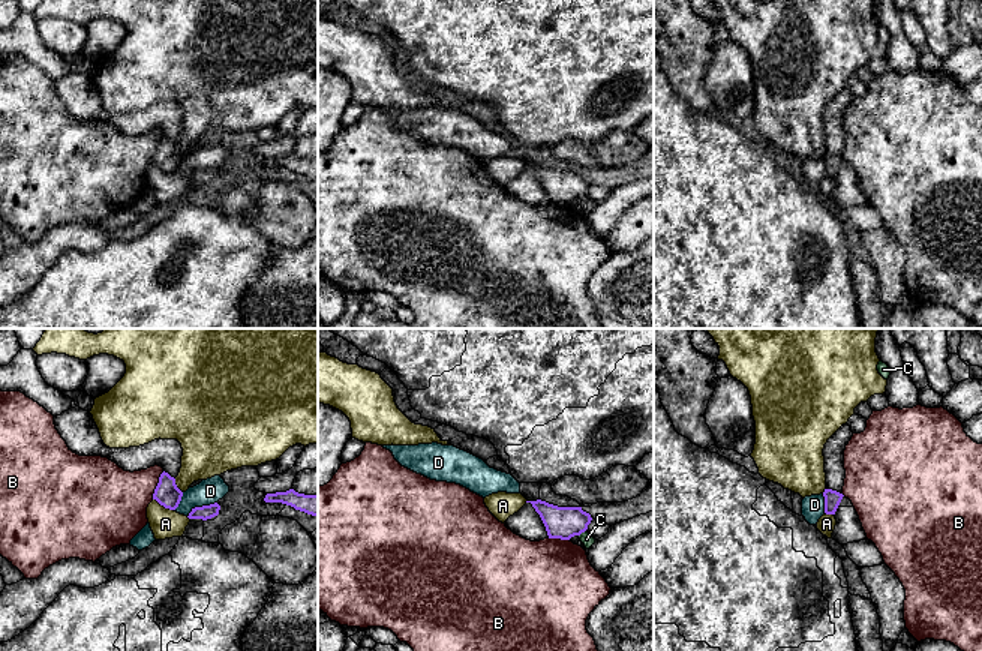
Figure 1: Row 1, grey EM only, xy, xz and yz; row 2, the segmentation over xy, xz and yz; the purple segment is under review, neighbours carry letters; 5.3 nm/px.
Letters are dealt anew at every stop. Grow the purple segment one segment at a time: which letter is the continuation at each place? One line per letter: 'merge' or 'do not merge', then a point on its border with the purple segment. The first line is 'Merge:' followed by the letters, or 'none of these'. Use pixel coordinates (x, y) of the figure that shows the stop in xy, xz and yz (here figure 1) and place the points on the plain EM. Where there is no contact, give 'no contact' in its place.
Merge: none of these
A: do not merge; meets purple in xy at (164, 170)
B: do not merge; meets purple in xy at (158, 149)
C: do not merge; meets purple in xz at (582, 195)
D: do not merge; meets purple in xy at (203, 170)

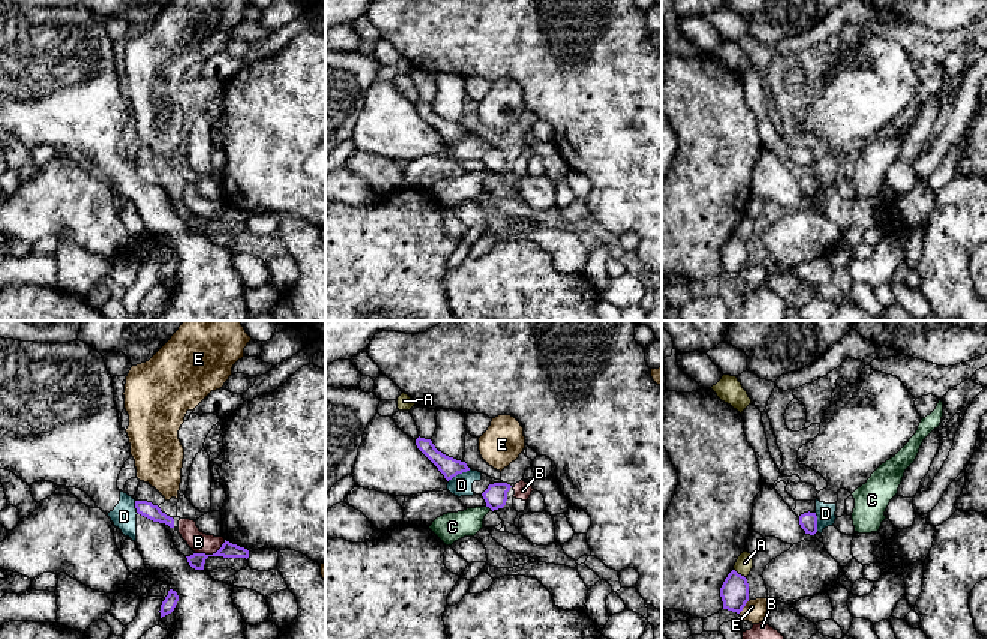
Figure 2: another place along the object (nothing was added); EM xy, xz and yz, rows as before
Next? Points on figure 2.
Merge: none of these
A: do not merge; meets purple in yz at (740, 239)
B: do not merge; meets purple in xy at (210, 219)
C: do not merge; meets purple in xz at (489, 171)
D: do not merge; meets purple in xz at (458, 137)
E: do not merge; meets purple in yz at (744, 269)

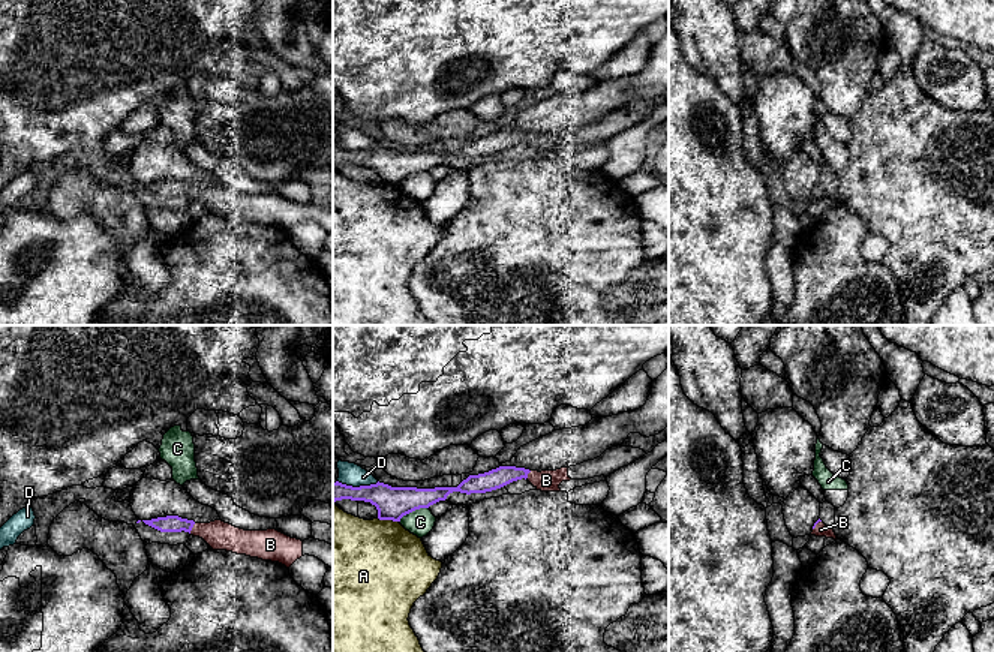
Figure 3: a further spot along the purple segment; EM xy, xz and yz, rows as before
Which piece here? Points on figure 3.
Merge: B
A: do not merge; meets purple in xz at (389, 183)
B: merge; meets purple in xy at (192, 191)
C: do not merge; meets purple in xz at (413, 174)
D: do not merge; meets purple in xz at (360, 150)

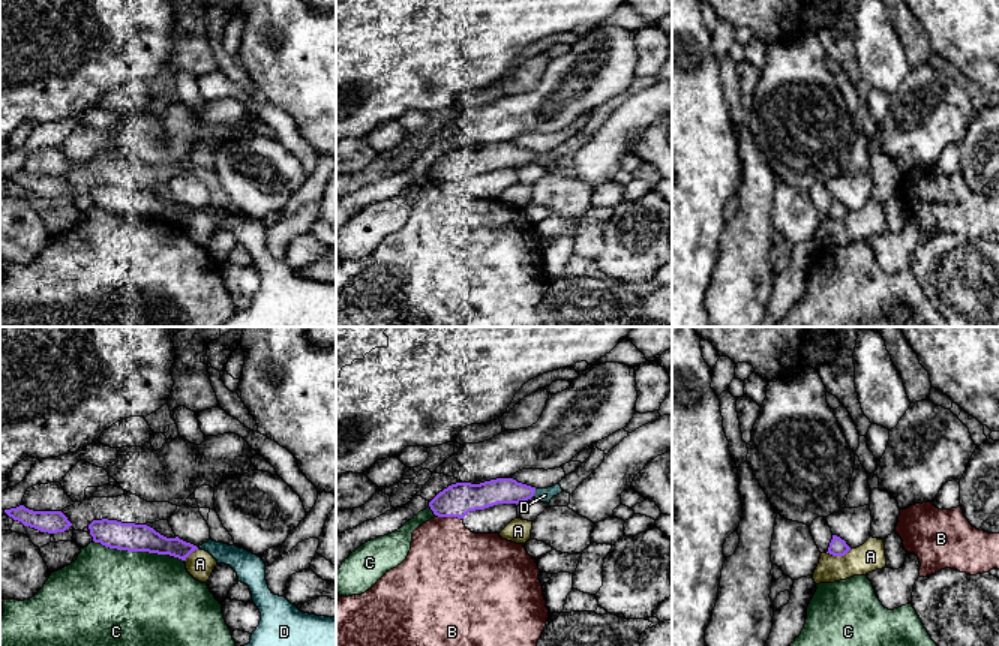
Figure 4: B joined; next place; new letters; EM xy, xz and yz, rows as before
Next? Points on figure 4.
Merge: D
A: do not merge; meets purple in yz at (839, 219)
B: do not merge; meets purple in xz at (449, 180)
C: do not merge; meets purple in xy at (131, 215)
D: merge; meets purple in xz at (534, 156)

